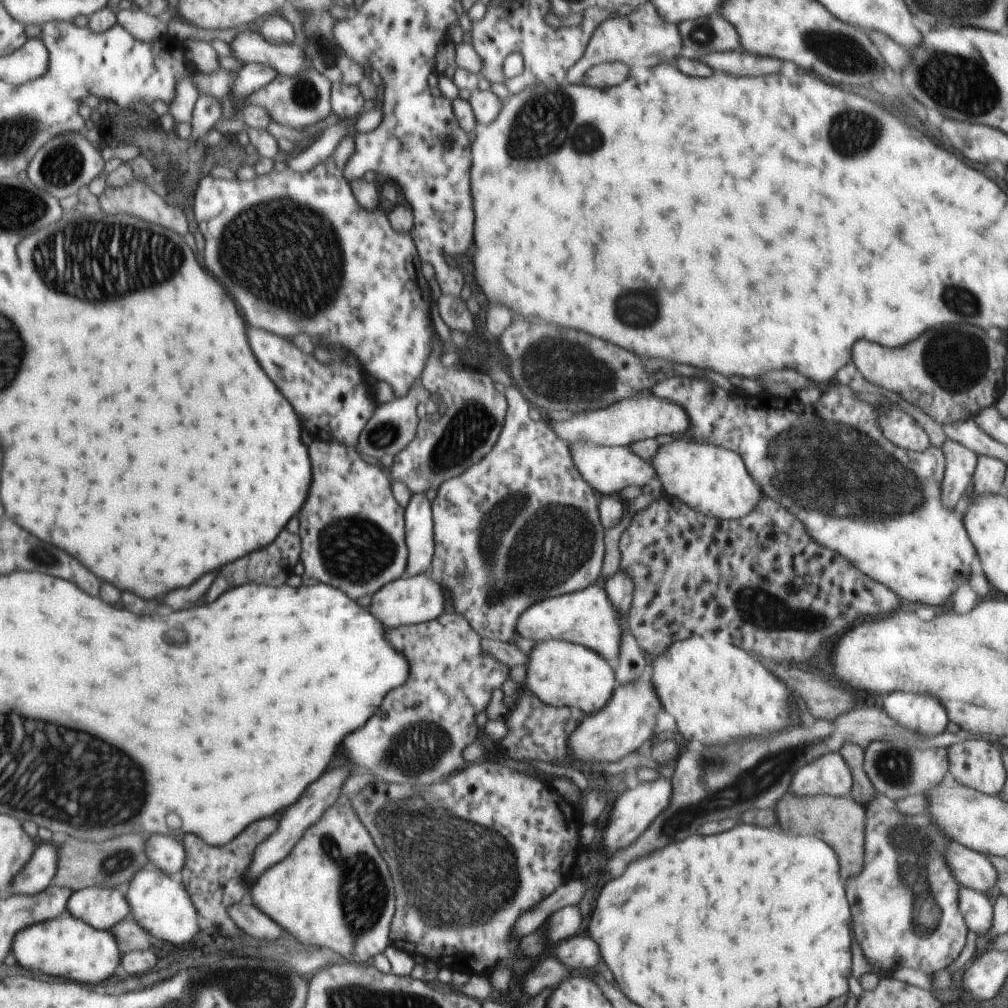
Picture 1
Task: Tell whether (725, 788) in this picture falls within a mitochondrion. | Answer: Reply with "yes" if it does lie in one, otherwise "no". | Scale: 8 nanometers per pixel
yes

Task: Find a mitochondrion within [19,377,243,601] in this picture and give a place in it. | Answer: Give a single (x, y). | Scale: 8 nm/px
(37, 555)

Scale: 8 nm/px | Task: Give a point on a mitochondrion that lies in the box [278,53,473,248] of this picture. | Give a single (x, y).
(302, 94)

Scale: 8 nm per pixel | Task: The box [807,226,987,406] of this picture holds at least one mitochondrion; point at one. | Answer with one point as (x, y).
(940, 358)

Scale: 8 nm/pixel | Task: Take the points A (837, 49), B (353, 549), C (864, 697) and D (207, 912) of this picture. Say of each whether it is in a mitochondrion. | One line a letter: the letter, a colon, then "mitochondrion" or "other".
A: mitochondrion
B: mitochondrion
C: other
D: other

